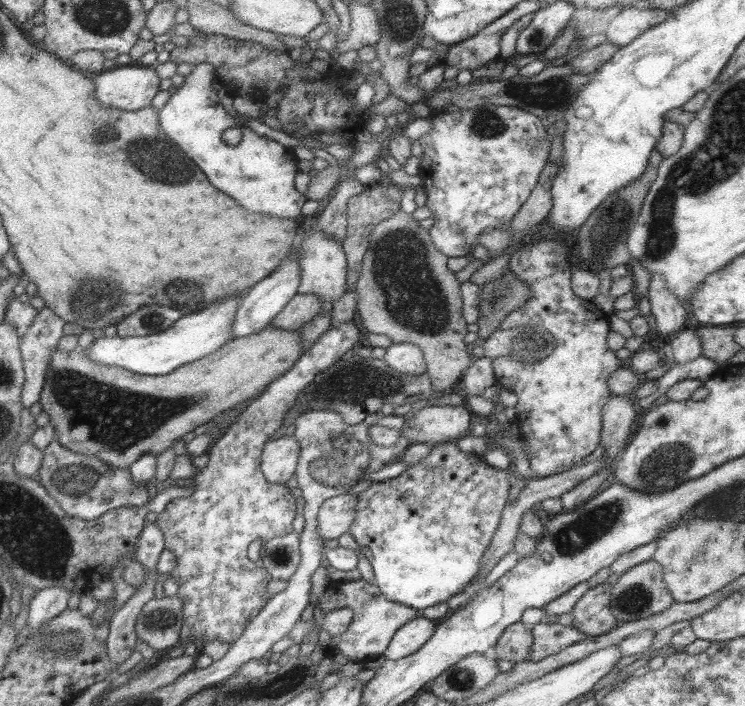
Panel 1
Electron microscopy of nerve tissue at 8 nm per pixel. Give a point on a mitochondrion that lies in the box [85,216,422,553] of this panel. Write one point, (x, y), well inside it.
(337, 458)

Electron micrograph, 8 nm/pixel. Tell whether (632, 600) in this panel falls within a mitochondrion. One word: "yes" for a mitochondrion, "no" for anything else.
yes

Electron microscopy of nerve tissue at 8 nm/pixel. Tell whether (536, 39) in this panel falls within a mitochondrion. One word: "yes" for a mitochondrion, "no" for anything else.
no

